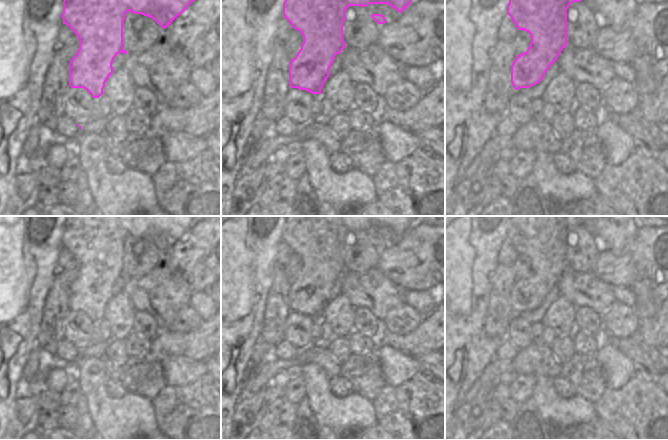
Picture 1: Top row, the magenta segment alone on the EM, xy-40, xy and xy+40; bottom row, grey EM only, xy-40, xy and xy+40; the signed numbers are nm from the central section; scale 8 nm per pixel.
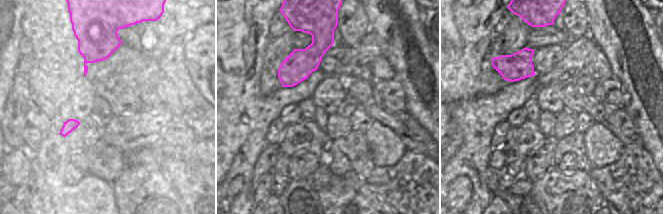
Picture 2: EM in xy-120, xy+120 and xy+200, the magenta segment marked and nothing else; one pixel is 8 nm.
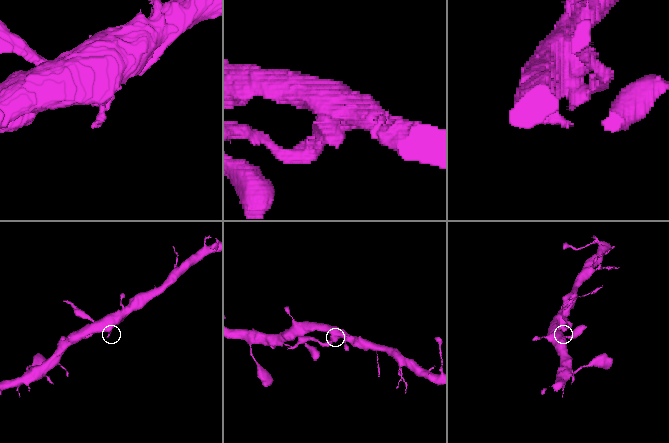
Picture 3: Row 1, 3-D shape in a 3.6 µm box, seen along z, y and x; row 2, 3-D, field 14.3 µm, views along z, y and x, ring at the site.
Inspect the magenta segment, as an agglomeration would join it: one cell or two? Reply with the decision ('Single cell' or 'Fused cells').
Fused cells.

